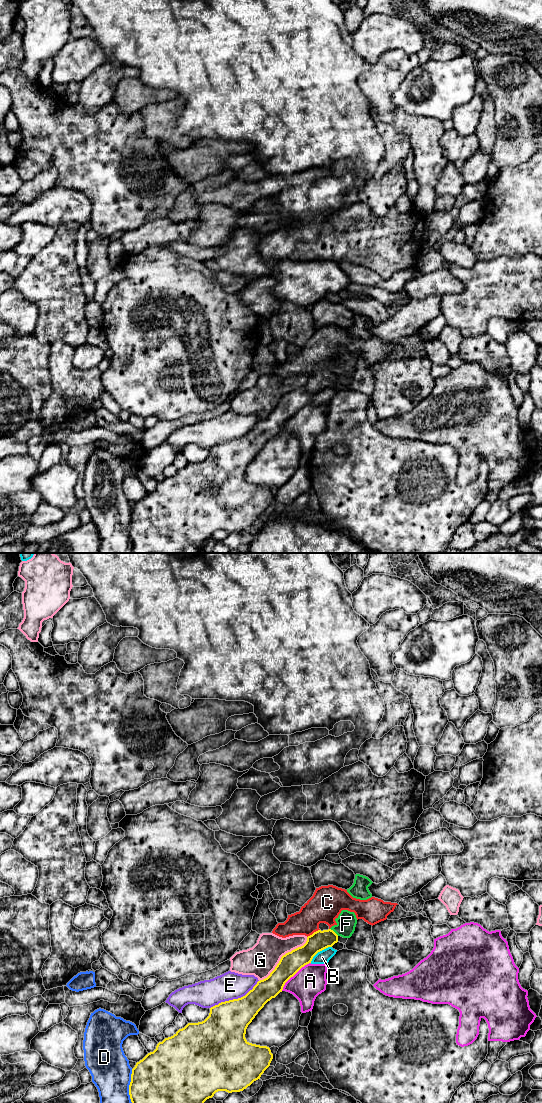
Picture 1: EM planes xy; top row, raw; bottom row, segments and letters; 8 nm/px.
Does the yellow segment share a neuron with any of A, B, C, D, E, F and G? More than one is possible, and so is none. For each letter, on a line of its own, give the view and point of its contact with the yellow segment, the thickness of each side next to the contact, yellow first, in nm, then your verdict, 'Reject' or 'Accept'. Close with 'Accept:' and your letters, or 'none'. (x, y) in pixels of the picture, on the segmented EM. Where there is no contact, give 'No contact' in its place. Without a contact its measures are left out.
A: Touches yellow at xy (294, 974). Thickness 170 nm (yellow) against 260 nm. Reject
B: Touches yellow at xy (319, 951). Thickness 170 nm (yellow) against 110 nm. Reject
C: Touches yellow at xy (314, 932). Thickness 160 nm (yellow) against 260 nm. Reject
D: Touches yellow at xy (129, 1086). Thickness 400 nm (yellow) against 320 nm. Reject
E: Touches yellow at xy (235, 999). Thickness 340 nm (yellow) against 220 nm. Reject
F: Touches yellow at xy (333, 931). Thickness 160 nm (yellow) against 160 nm. Accept
G: Touches yellow at xy (282, 956). Thickness 170 nm (yellow) against 260 nm. Reject
Accept: F

